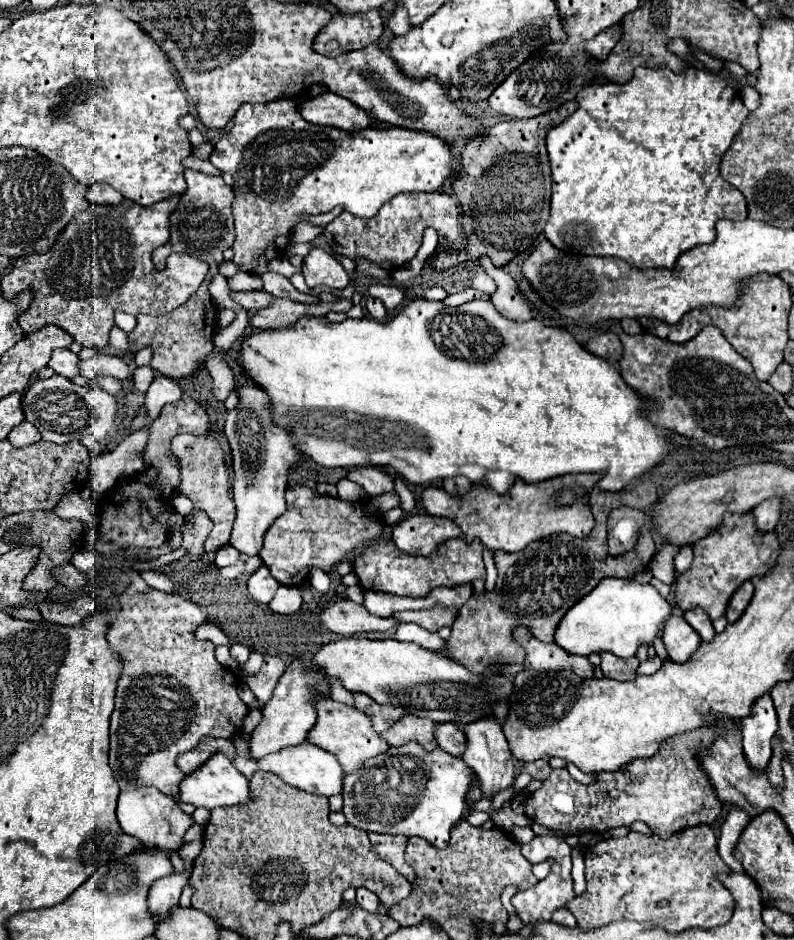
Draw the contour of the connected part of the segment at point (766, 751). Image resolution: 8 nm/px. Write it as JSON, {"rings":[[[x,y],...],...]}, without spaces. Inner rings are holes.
{"rings":[[[762,695],[752,707],[752,715],[742,721],[744,755],[754,773],[762,773],[772,757],[772,737],[778,729],[776,709],[770,695]]]}

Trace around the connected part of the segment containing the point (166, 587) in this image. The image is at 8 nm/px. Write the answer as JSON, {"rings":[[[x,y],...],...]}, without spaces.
{"rings":[[[144,571],[142,577],[146,579],[146,583],[148,583],[152,589],[180,595],[180,591],[176,589],[176,583],[174,583],[168,575],[164,575],[164,573],[160,573],[160,571]]]}

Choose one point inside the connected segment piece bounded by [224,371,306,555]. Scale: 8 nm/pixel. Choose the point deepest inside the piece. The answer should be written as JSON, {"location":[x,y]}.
{"location":[263,454]}

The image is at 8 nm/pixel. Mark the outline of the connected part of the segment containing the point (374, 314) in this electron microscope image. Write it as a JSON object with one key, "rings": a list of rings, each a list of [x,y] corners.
{"rings":[[[368,297],[366,309],[368,309],[368,315],[370,315],[374,321],[386,321],[386,309],[384,309],[384,305],[382,305],[380,299]]]}

